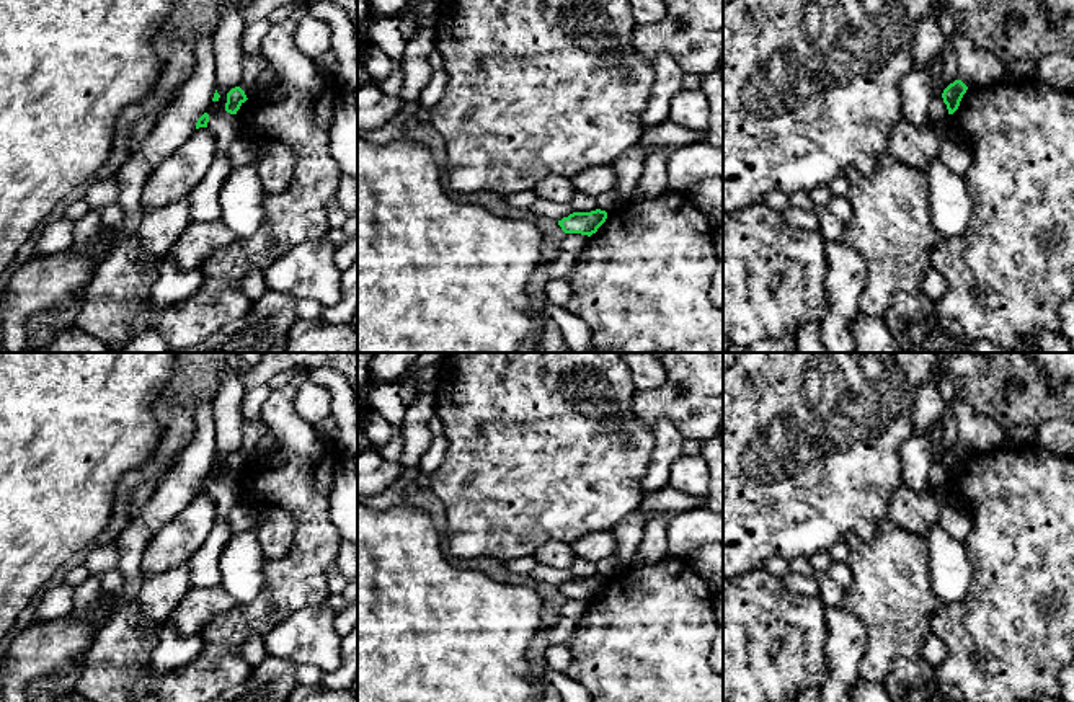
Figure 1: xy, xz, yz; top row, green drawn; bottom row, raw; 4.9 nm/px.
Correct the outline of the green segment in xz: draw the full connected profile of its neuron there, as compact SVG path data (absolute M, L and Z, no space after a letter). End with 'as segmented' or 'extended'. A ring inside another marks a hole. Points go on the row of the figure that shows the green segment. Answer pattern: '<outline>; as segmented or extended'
M596 209L591 212L573 212L558 220L565 233L581 233L591 237L606 222L607 212Z; as segmented

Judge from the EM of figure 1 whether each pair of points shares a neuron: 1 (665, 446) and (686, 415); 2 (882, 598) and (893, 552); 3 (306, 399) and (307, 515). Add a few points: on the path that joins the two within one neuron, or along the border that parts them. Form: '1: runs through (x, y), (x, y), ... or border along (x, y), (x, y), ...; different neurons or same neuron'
1: border along (652, 423), (668, 420), (686, 439); different neurons
2: runs through (892, 586), (893, 564); same neuron
3: border along (296, 387), (294, 410), (314, 425); different neurons

